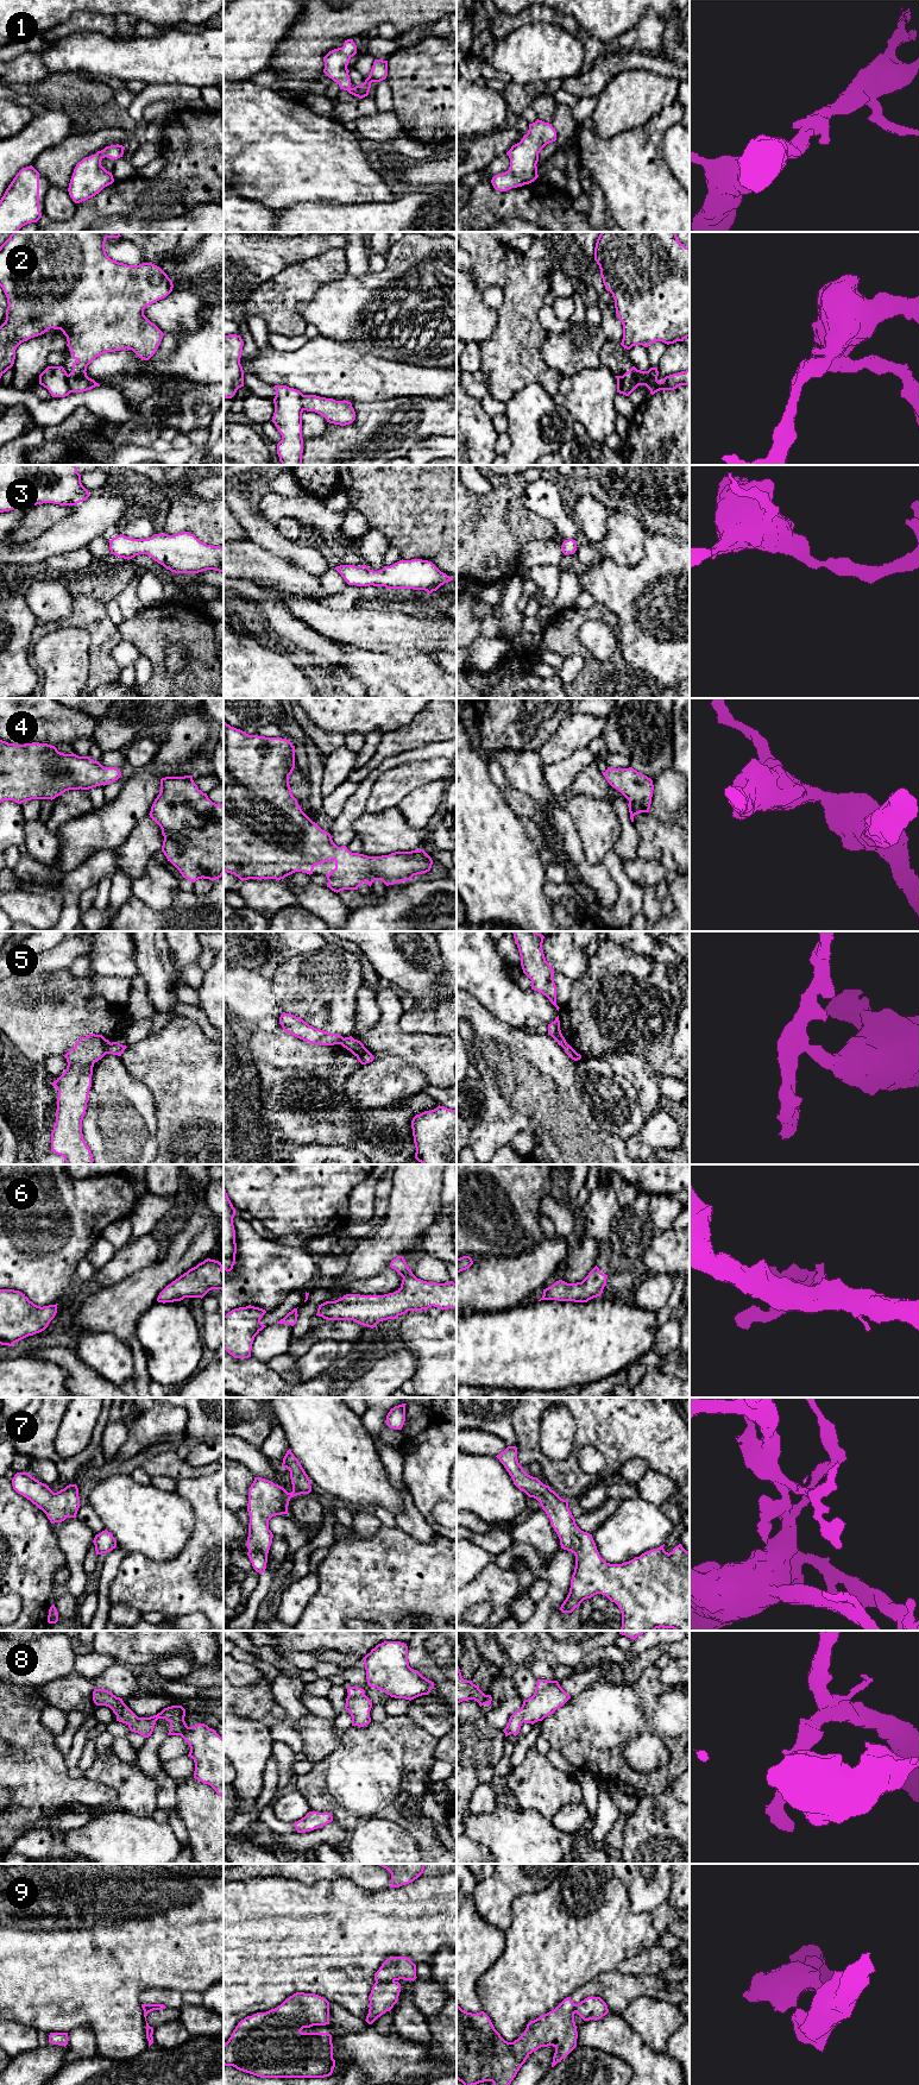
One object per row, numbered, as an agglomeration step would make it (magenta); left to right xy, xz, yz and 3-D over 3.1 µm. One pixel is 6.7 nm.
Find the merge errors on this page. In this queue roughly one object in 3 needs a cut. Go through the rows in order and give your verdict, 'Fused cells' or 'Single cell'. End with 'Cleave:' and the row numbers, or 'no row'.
1: Single cell
2: Fused cells
3: Single cell
4: Single cell
5: Fused cells
6: Single cell
7: Single cell
8: Single cell
9: Fused cells
Cleave: 2, 5, 9

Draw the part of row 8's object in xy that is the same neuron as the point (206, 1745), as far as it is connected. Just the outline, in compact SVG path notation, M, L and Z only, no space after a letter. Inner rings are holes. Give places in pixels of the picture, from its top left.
M94 1689L93 1701L96 1706L109 1707L117 1715L117 1721L126 1723L131 1732L149 1738L158 1719L170 1722L168 1735L181 1735L190 1747L188 1757L194 1759L194 1778L210 1785L224 1798L224 1739L216 1731L204 1723L188 1727L182 1706L164 1708L157 1715L138 1717L122 1701L111 1691Z

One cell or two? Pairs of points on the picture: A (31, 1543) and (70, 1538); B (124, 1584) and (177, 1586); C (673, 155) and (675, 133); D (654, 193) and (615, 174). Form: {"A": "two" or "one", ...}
{"A": "two", "B": "one", "C": "one", "D": "one"}

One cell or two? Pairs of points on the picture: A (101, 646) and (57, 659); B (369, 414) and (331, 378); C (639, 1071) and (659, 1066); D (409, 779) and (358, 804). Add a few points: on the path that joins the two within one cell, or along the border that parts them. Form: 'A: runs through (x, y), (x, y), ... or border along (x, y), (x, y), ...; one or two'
A: border along (73, 626), (83, 629), (89, 636), (88, 678); two
B: border along (383, 399), (351, 402); two
C: border along (628, 1052), (642, 1056), (658, 1075); two
D: border along (381, 774), (372, 787), (364, 811); two

